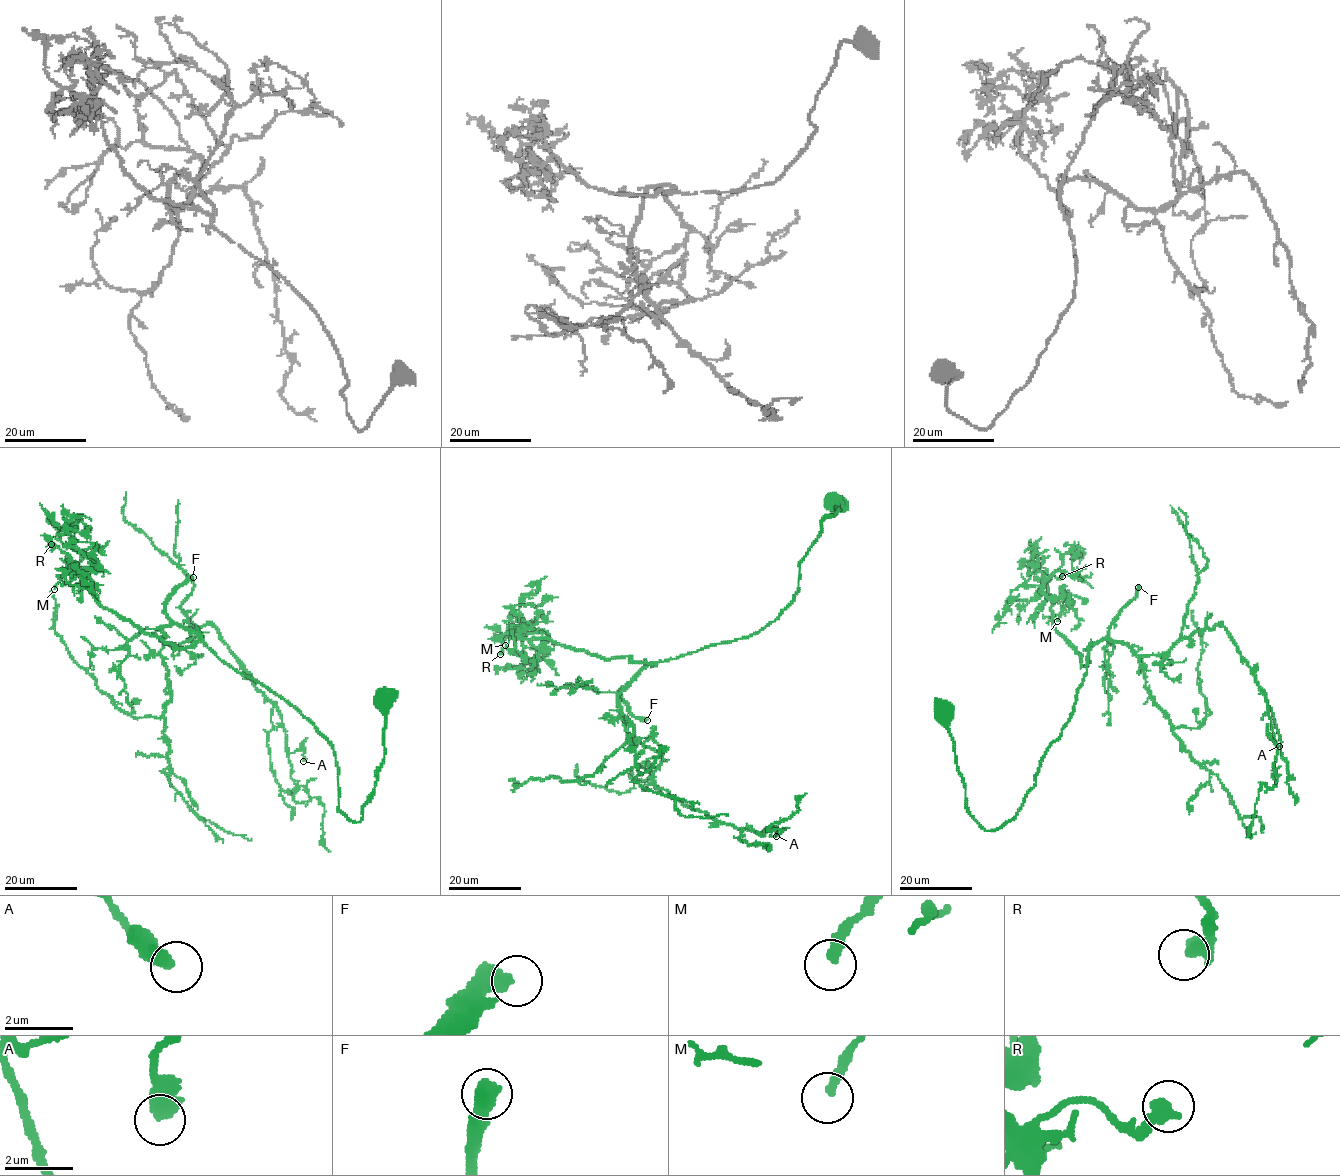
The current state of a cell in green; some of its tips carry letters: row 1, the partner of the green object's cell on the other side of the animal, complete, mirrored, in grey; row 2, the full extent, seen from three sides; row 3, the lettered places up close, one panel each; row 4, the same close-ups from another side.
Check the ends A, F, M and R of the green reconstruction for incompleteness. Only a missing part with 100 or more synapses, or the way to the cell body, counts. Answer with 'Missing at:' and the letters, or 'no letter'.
Missing at: F

